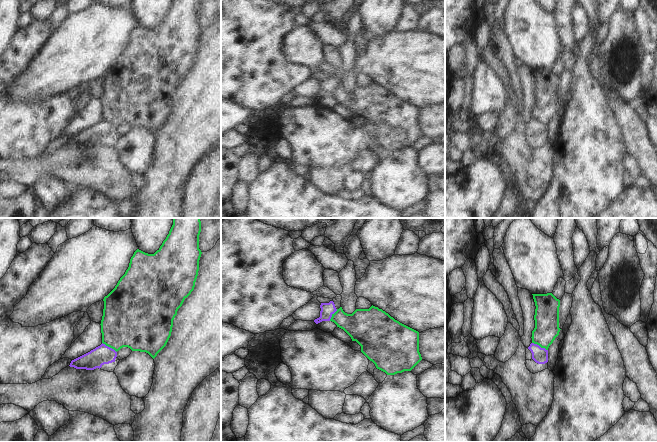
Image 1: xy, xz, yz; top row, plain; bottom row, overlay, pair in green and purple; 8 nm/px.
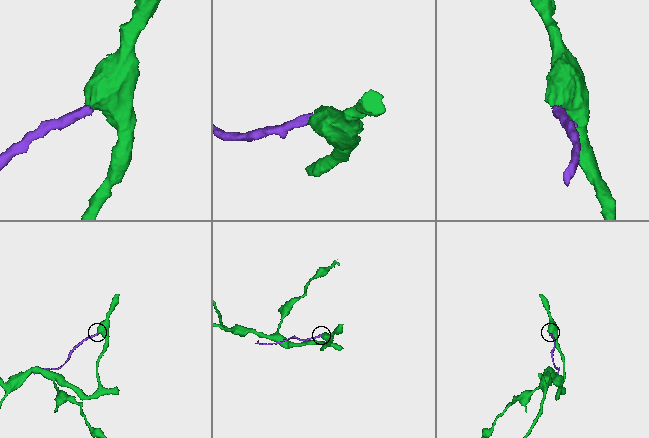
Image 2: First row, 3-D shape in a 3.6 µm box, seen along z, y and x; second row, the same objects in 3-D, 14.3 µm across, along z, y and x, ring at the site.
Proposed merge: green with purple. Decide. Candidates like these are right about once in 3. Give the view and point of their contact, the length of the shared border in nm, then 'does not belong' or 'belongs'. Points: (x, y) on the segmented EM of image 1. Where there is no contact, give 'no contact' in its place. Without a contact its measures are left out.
meets green in yz at (540, 346); contact 140 nm long; does not belong

